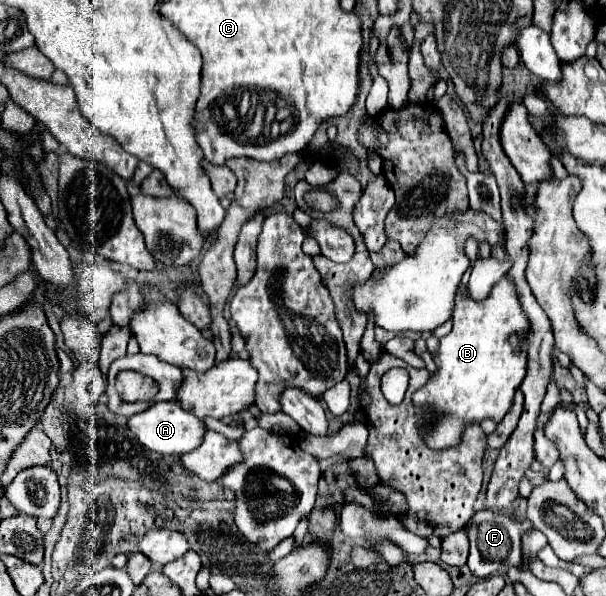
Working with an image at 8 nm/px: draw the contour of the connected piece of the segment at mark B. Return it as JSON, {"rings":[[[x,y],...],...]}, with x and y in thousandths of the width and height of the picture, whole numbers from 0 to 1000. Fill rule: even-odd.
{"rings":[[[827,465],[797,505],[777,502],[774,492],[754,490],[754,518],[748,525],[748,552],[724,569],[718,612],[721,622],[708,643],[682,659],[682,676],[718,683],[728,700],[705,720],[701,740],[711,753],[754,747],[764,720],[777,706],[814,700],[827,706],[847,680],[847,663],[870,626],[870,562],[873,535],[863,525],[850,475]],[[840,562],[856,562],[860,576],[847,586]]]}

